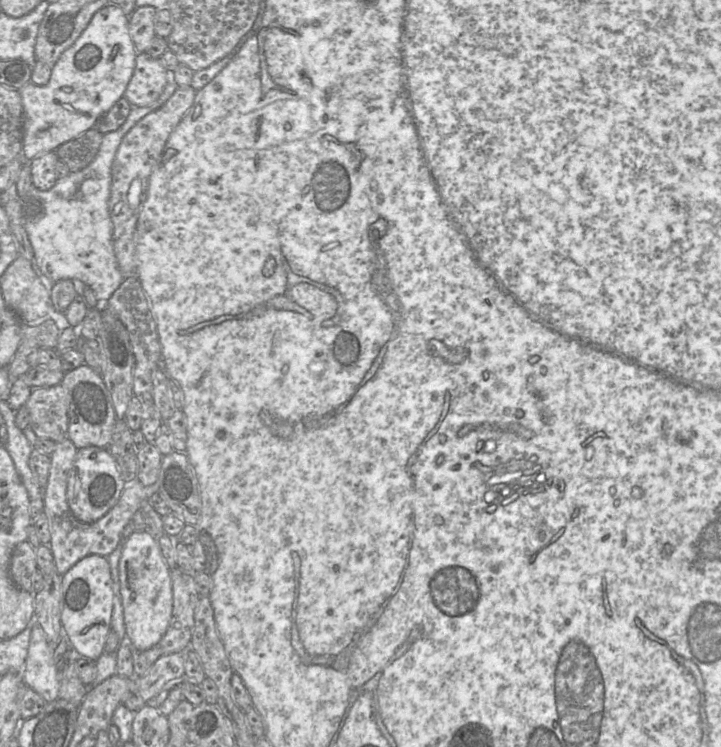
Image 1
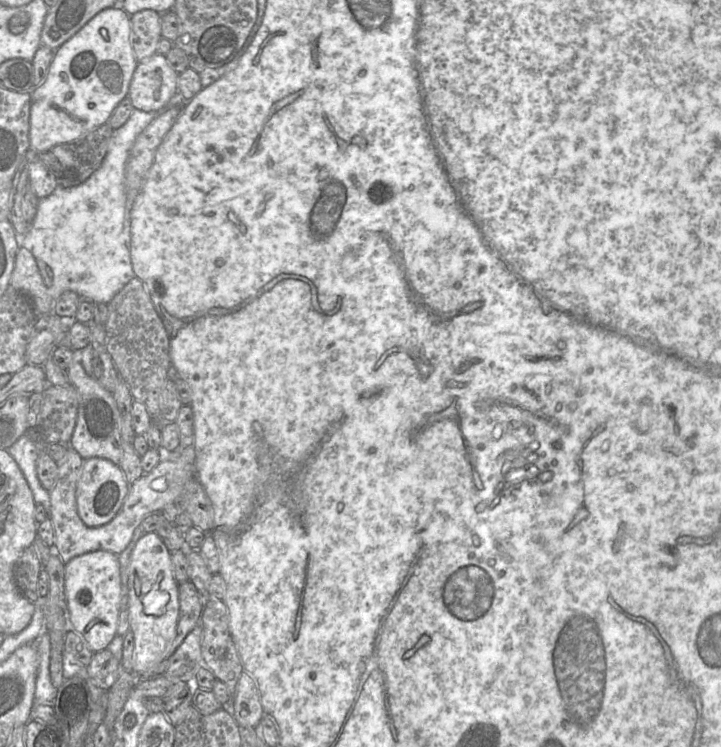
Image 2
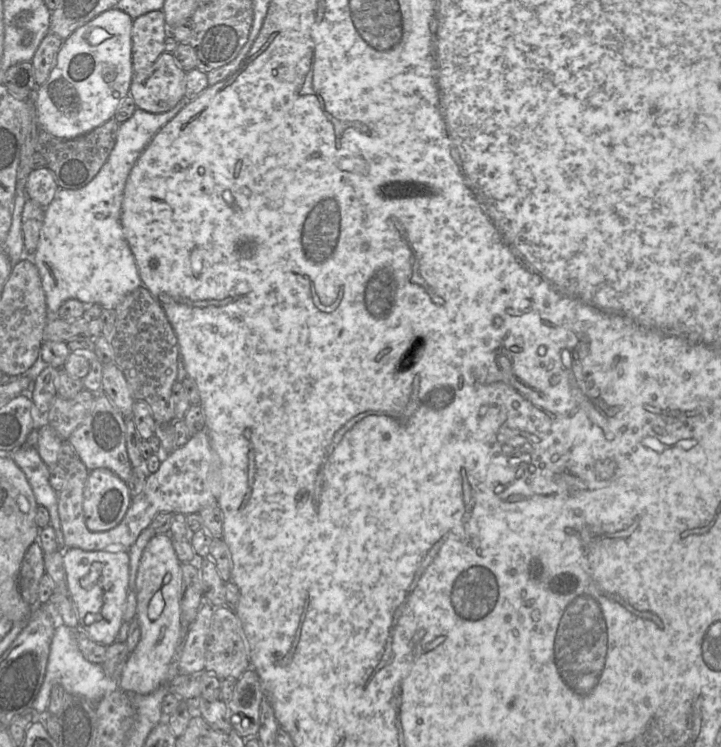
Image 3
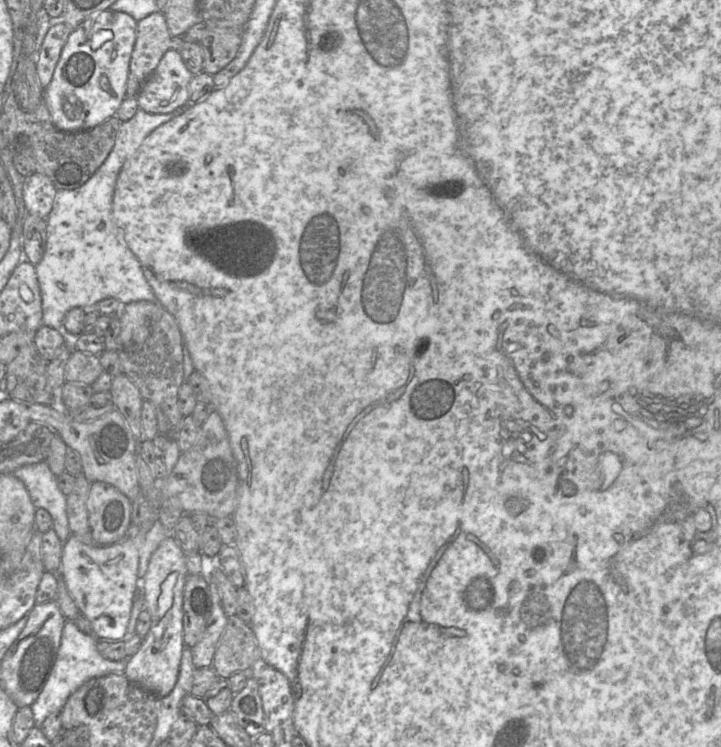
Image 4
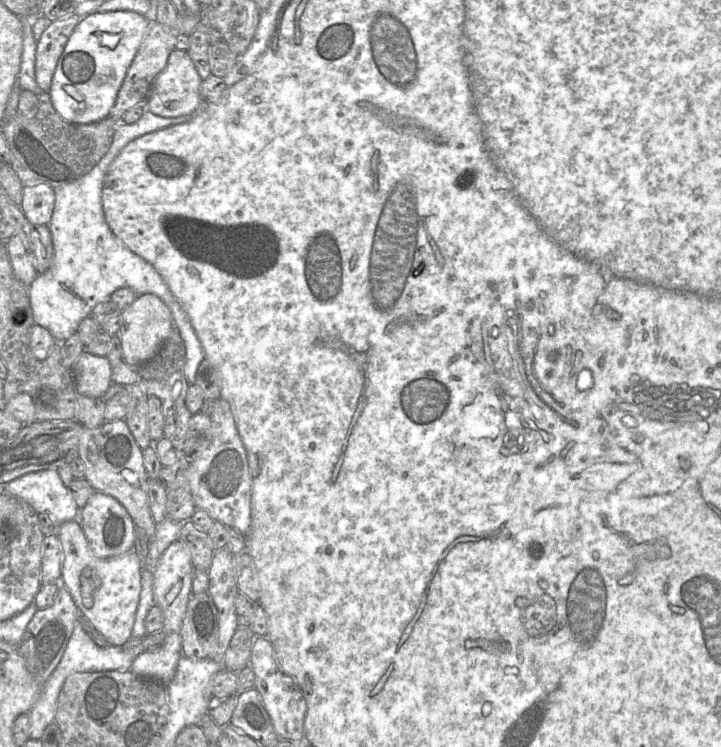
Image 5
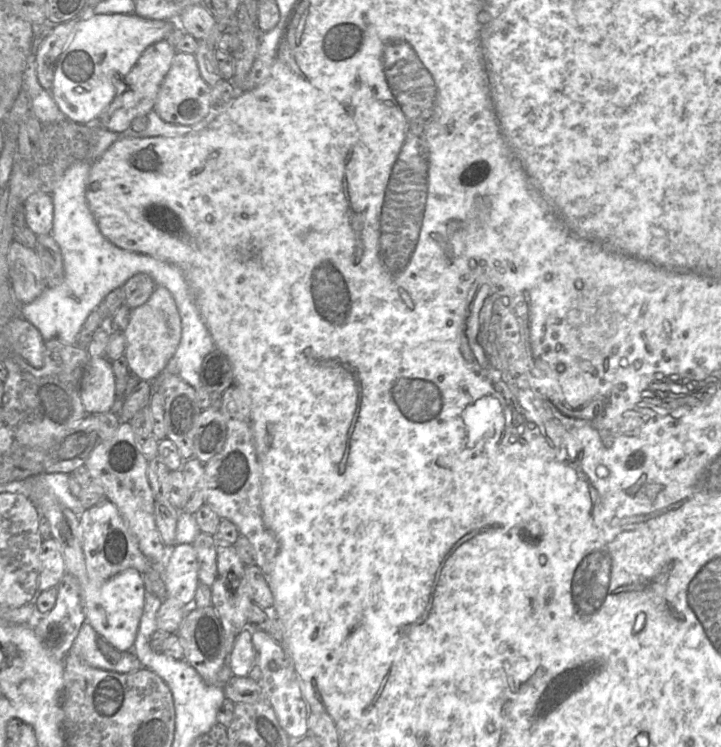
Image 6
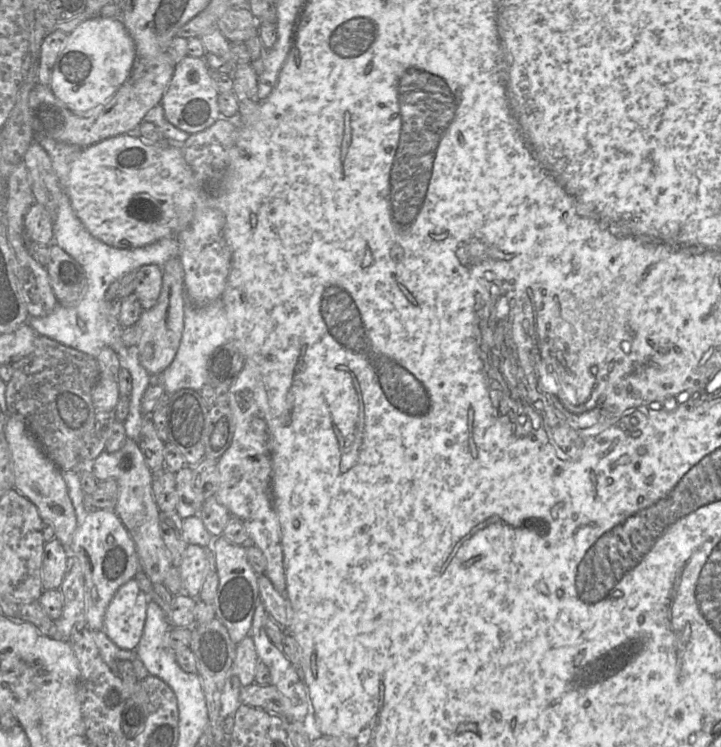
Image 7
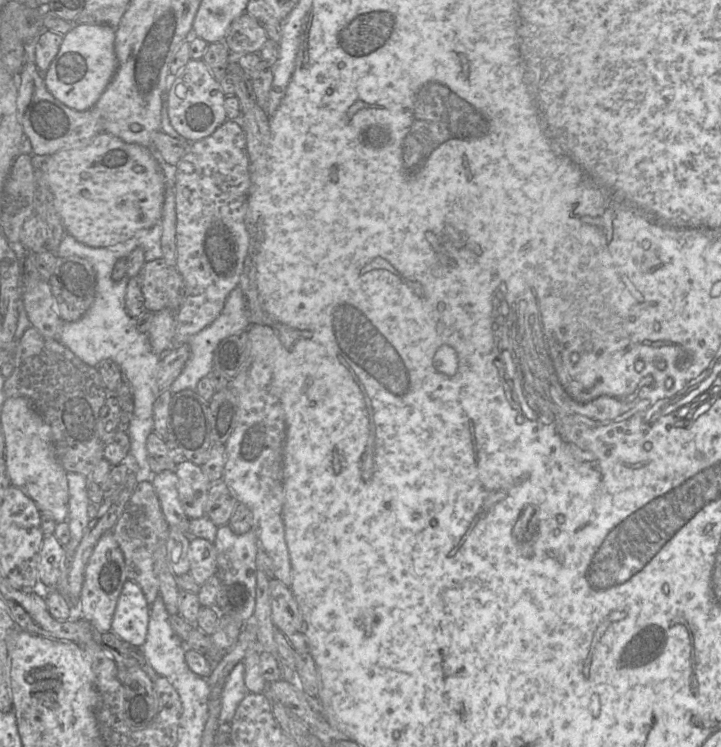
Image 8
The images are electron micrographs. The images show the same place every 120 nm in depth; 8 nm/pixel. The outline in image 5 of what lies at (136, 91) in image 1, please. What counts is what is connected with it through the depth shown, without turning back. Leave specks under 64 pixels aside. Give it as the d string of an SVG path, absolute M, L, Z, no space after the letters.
M174 49L164 70L154 80L146 101L146 110L155 115L174 118L193 113L201 103L202 78L187 51Z

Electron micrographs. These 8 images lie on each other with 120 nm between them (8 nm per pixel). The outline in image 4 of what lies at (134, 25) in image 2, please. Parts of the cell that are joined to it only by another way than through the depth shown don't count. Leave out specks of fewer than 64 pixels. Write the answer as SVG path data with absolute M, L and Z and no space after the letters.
M161 11L137 22L136 42L127 79L127 97L136 97L145 80L170 49L171 36L165 15Z

